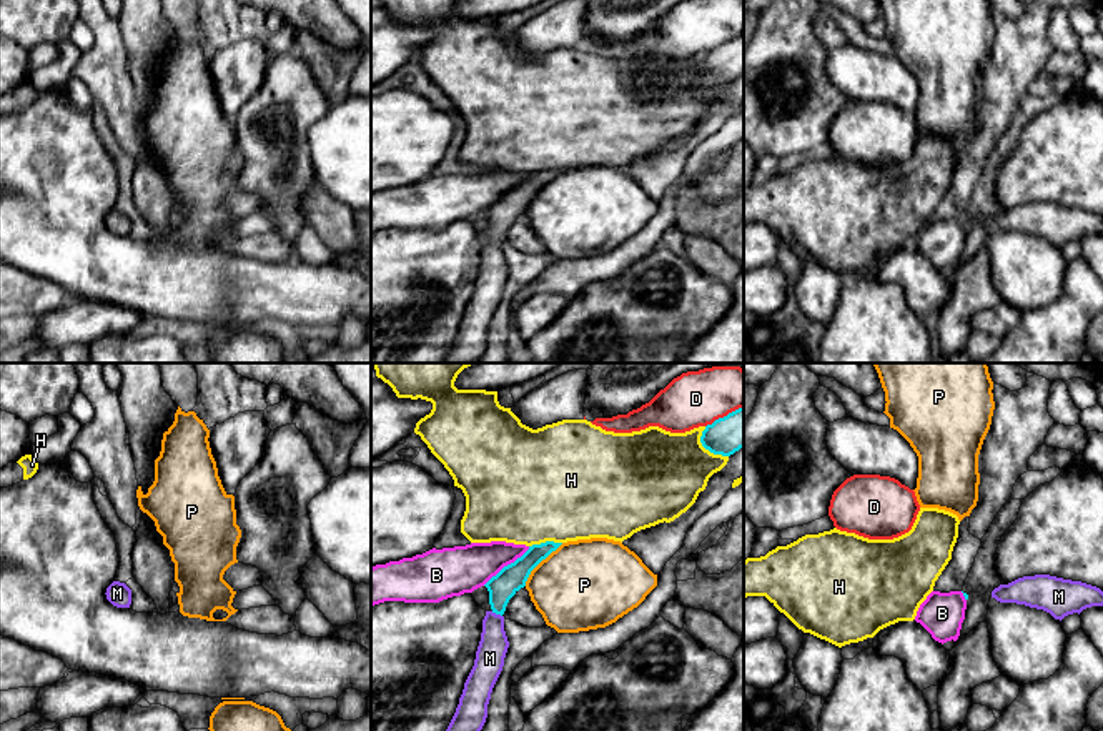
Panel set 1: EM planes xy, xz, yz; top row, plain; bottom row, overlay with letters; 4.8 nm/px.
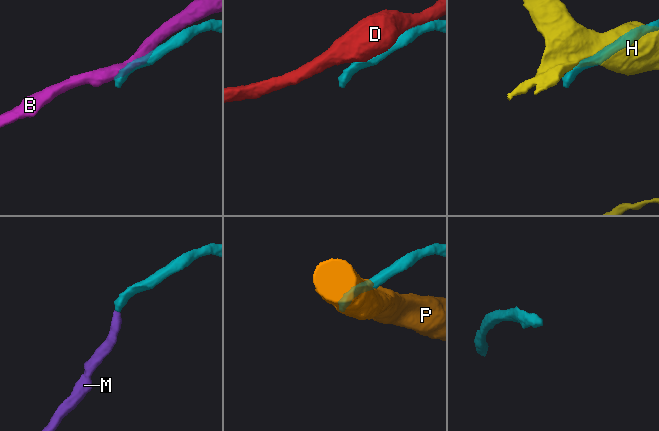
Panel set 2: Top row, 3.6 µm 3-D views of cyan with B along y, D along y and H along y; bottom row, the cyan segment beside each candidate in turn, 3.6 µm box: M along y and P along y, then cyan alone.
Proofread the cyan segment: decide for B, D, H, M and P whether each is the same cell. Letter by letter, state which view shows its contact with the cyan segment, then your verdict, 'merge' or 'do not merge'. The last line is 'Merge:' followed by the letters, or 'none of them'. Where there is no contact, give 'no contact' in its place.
B: xz | do not merge
D: xz | do not merge
H: xz | do not merge
M: xz | merge
P: xz | do not merge
Merge: M

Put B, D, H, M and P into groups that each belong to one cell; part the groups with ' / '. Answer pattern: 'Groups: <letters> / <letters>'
Groups: B / D / H / M / P

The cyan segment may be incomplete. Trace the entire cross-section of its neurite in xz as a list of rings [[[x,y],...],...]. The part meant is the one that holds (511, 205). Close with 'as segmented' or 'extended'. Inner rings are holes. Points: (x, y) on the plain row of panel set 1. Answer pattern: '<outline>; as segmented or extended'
[[[562,170],[532,172],[514,190],[504,193],[484,213],[491,236],[482,246],[481,268],[474,293],[464,310],[456,340],[444,363],[477,363],[487,345],[492,315],[502,298],[509,268],[504,258],[504,238],[509,226],[526,213],[531,198]]]; extended

